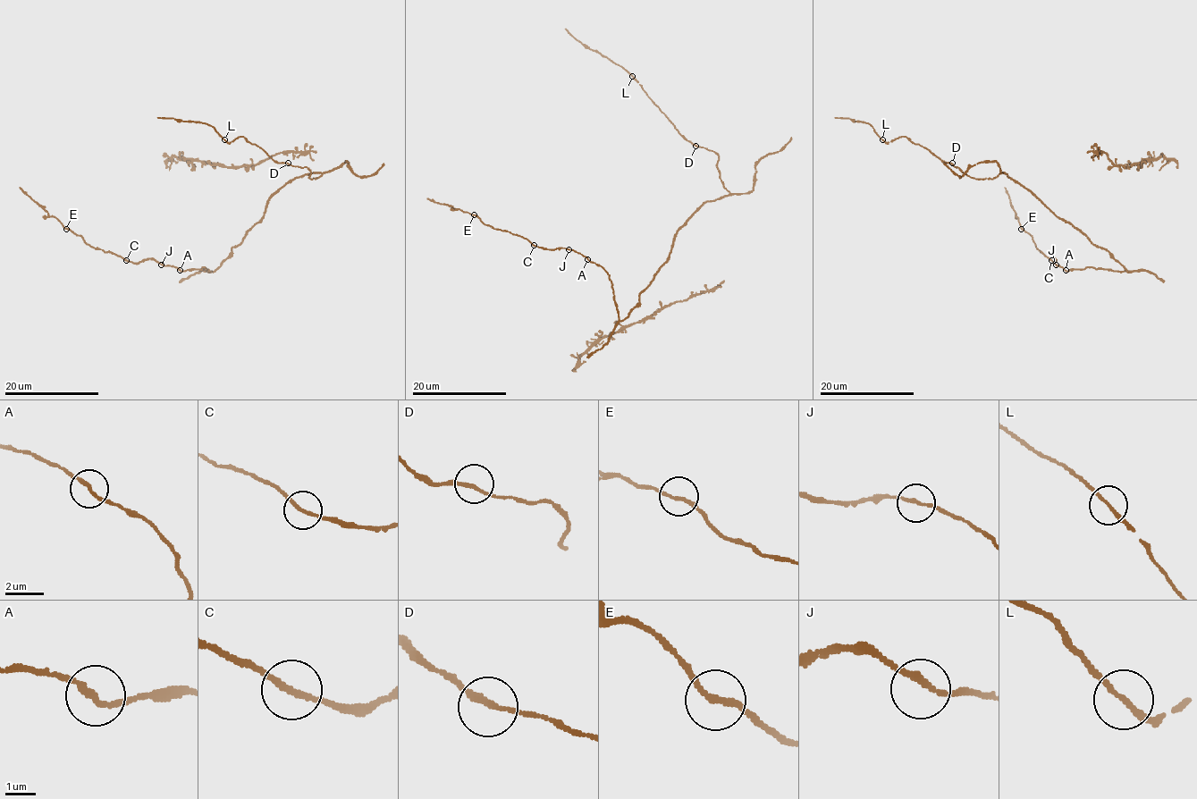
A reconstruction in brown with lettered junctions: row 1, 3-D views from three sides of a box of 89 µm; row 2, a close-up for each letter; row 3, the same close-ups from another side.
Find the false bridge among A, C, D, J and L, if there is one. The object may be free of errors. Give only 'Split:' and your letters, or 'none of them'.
Split: none of them

